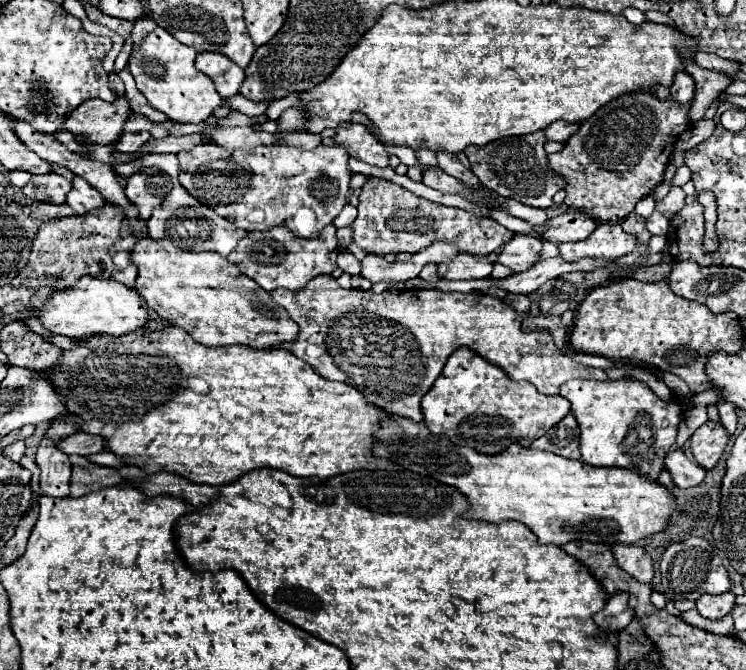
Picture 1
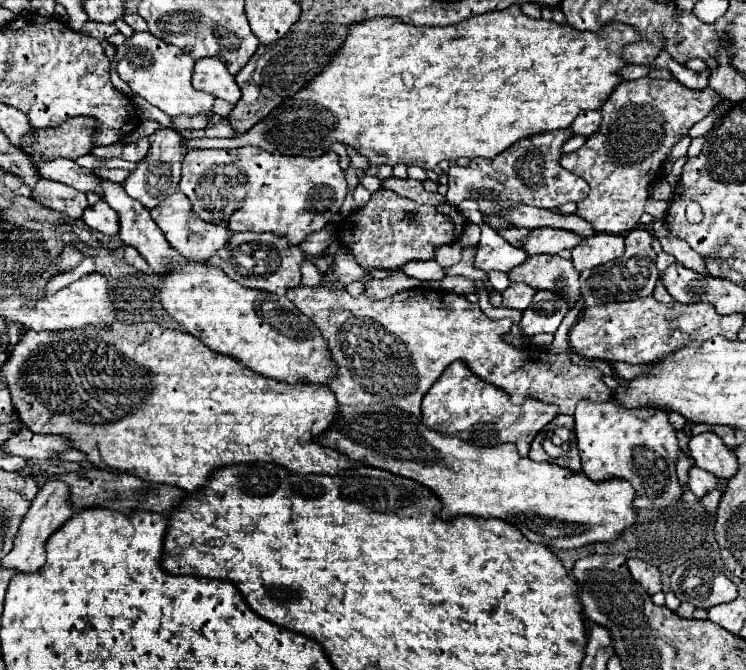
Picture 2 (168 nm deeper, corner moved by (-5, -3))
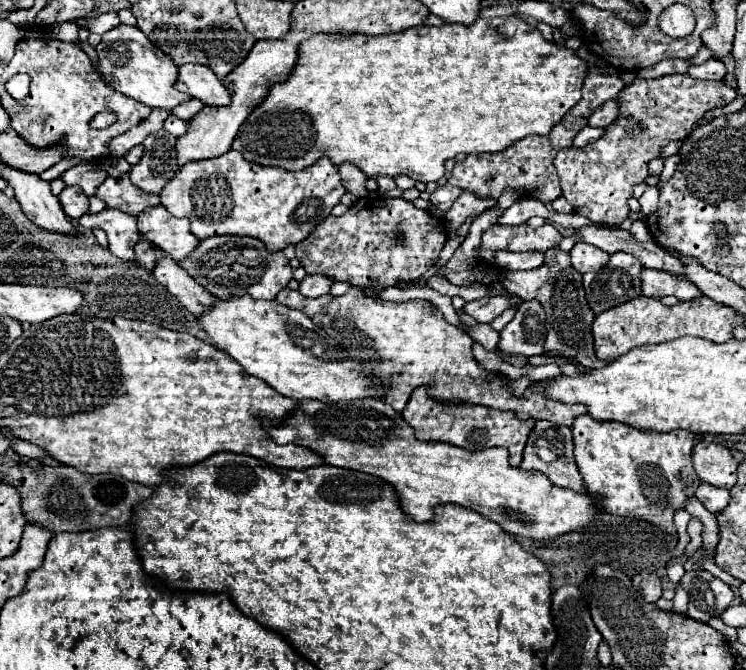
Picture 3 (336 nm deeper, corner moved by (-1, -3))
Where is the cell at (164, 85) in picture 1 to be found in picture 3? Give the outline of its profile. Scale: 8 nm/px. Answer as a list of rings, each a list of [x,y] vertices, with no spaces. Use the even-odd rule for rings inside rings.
[[[119,25],[107,33],[101,35],[101,43],[95,47],[97,51],[97,61],[99,61],[99,75],[119,93],[141,101],[143,105],[149,107],[159,107],[173,111],[179,103],[191,99],[185,93],[179,93],[175,89],[177,81],[177,67],[175,63],[165,57],[147,37],[141,29],[131,27],[131,25]]]

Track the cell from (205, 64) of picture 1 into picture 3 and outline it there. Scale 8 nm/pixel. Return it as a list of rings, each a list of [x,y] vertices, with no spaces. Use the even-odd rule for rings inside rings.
[[[181,65],[175,89],[187,93],[193,99],[199,99],[205,105],[229,105],[231,95],[227,87],[215,77],[215,73],[205,65]]]

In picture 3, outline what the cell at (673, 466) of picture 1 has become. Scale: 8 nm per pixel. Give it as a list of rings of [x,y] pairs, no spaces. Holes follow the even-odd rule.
[[[701,483],[701,485],[697,487],[695,495],[697,495],[697,499],[705,505],[705,509],[711,511],[713,515],[721,513],[721,511],[727,507],[727,503],[729,503],[729,491],[727,491],[727,489],[713,487],[713,485],[709,485],[709,483]]]

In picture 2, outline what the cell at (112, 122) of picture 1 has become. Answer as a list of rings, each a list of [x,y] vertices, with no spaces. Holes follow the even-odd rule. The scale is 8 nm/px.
[[[73,117],[53,129],[37,129],[35,139],[23,141],[23,151],[41,159],[77,159],[87,155],[95,147],[95,125],[93,117]]]

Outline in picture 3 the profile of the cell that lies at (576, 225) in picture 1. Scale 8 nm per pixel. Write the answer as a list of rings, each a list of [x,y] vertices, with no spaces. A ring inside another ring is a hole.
[[[545,223],[537,229],[529,225],[491,225],[481,235],[479,259],[483,265],[495,265],[493,257],[497,251],[547,251],[559,243],[561,235],[551,225]]]

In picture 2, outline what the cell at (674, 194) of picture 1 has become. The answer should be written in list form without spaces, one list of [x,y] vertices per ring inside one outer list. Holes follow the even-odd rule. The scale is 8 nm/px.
[[[649,199],[645,205],[645,211],[651,213],[655,219],[665,219],[667,211],[669,211],[671,201],[657,201],[657,199]]]

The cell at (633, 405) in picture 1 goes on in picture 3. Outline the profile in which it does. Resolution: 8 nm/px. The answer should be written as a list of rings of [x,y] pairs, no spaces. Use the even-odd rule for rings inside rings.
[[[581,415],[573,425],[573,439],[577,469],[585,481],[587,493],[595,497],[595,505],[601,511],[635,517],[669,535],[677,535],[673,515],[685,509],[687,499],[695,495],[701,483],[691,463],[691,449],[695,445],[691,431],[647,433],[623,423],[595,421],[589,415]]]

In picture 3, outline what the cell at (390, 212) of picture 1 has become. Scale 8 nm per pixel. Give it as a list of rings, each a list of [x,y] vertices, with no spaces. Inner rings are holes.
[[[363,197],[363,199],[357,199],[347,209],[345,215],[341,215],[341,217],[329,215],[327,219],[323,219],[315,227],[315,231],[295,247],[295,255],[301,263],[301,267],[305,267],[305,271],[309,275],[323,273],[325,277],[333,277],[333,281],[345,281],[359,289],[381,291],[385,287],[397,287],[401,283],[419,281],[427,273],[427,269],[437,263],[437,257],[439,257],[445,241],[447,241],[445,225],[439,219],[431,217],[427,211],[413,207],[409,201],[385,199],[385,197],[379,197],[379,199]],[[397,235],[403,235],[403,243],[395,243]]]

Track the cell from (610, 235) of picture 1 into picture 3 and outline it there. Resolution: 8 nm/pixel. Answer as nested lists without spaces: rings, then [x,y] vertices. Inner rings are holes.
[[[583,241],[575,243],[575,247],[571,249],[571,265],[583,275],[589,271],[597,271],[603,265],[607,265],[609,261],[609,253],[603,253],[599,247],[595,245],[587,245]]]

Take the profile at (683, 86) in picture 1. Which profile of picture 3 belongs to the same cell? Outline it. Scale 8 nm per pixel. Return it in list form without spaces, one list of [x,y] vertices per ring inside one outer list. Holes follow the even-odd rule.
[[[709,59],[703,65],[697,65],[697,67],[693,65],[689,69],[689,75],[695,79],[723,79],[727,75],[727,67],[719,59]]]

